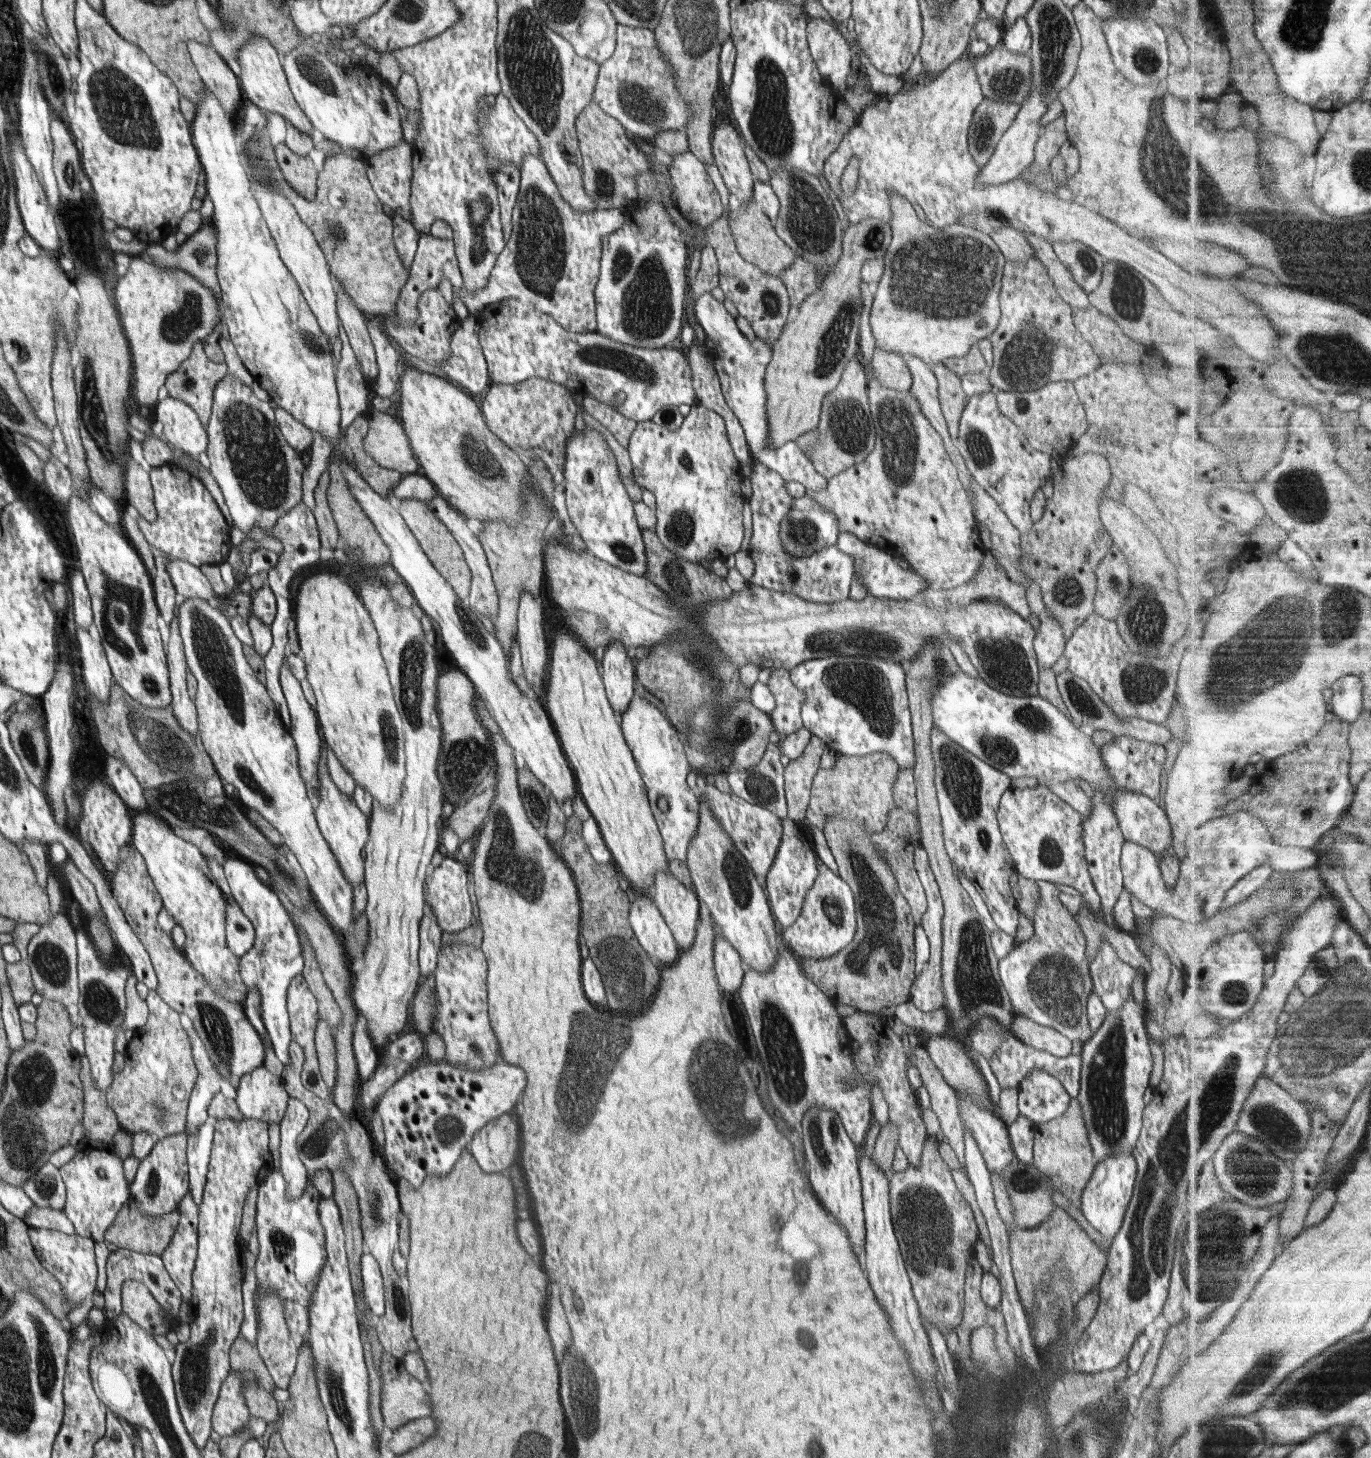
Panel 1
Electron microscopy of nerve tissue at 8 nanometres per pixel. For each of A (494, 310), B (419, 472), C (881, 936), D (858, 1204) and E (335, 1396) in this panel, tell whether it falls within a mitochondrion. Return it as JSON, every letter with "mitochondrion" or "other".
{"A":"other","B":"other","C":"mitochondrion","D":"other","E":"mitochondrion"}

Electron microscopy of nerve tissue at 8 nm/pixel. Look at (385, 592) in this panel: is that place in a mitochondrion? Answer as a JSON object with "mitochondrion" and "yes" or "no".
{"mitochondrion":"no"}

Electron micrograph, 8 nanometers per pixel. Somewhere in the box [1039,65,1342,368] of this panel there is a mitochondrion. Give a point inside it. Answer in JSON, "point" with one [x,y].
{"point":[1184,187]}

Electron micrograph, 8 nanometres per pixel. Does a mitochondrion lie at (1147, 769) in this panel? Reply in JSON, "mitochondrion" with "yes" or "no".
{"mitochondrion":"no"}

